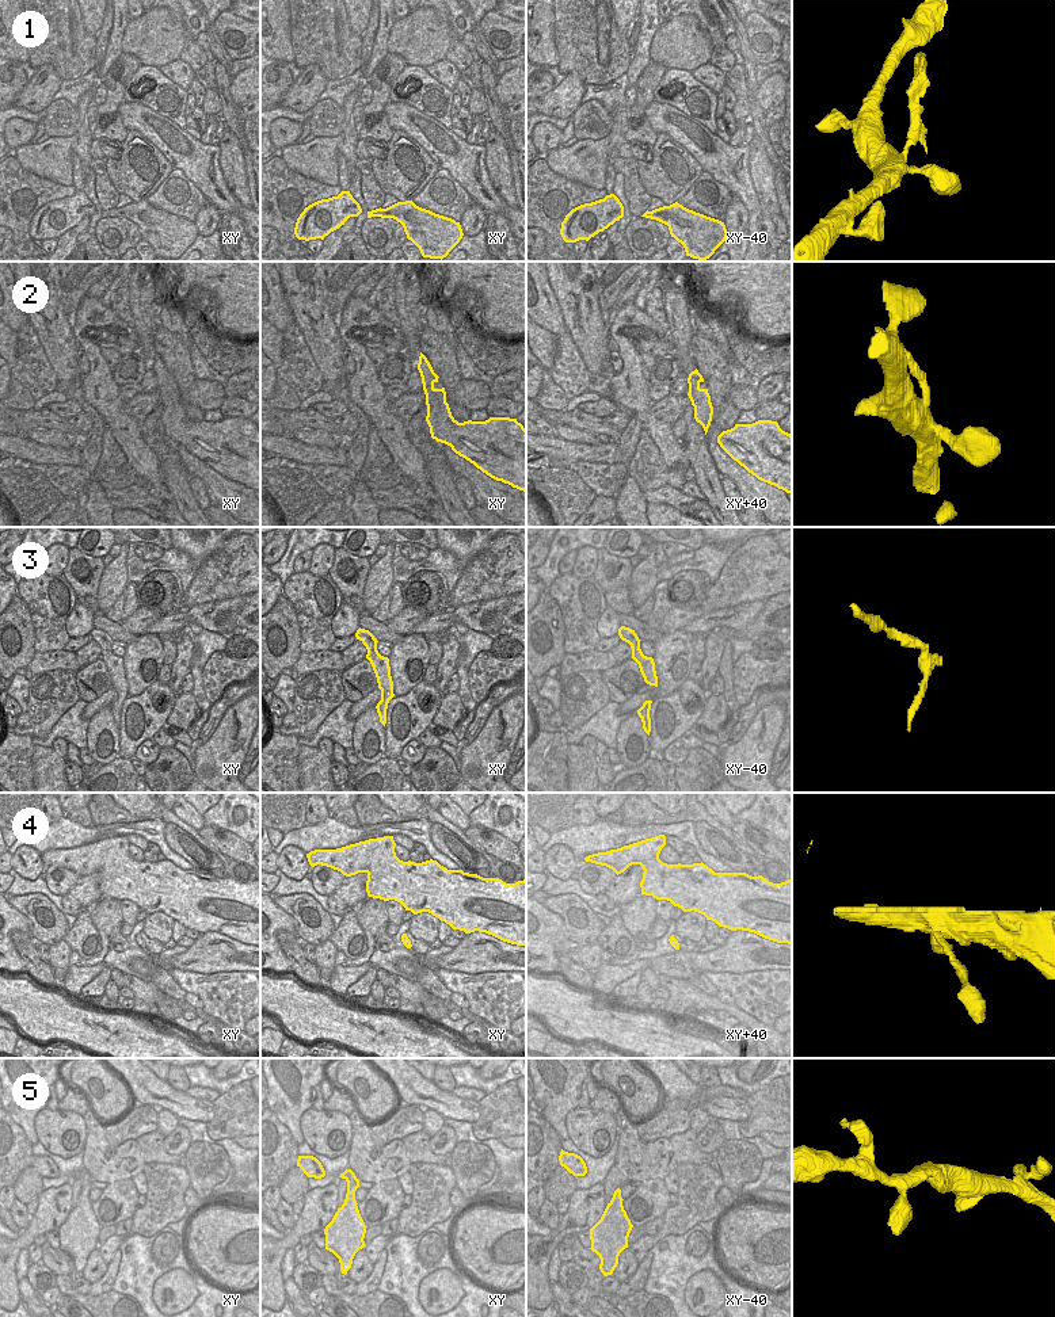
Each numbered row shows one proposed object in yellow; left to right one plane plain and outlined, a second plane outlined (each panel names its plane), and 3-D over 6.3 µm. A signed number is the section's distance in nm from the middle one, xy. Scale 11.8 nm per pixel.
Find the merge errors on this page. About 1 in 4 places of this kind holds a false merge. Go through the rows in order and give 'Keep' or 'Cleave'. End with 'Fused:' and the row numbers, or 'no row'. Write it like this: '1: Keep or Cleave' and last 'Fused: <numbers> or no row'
1: Keep
2: Cleave
3: Keep
4: Keep
5: Keep
Fused: 2

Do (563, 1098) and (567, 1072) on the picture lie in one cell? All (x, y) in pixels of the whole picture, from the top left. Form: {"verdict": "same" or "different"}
{"verdict": "same"}

